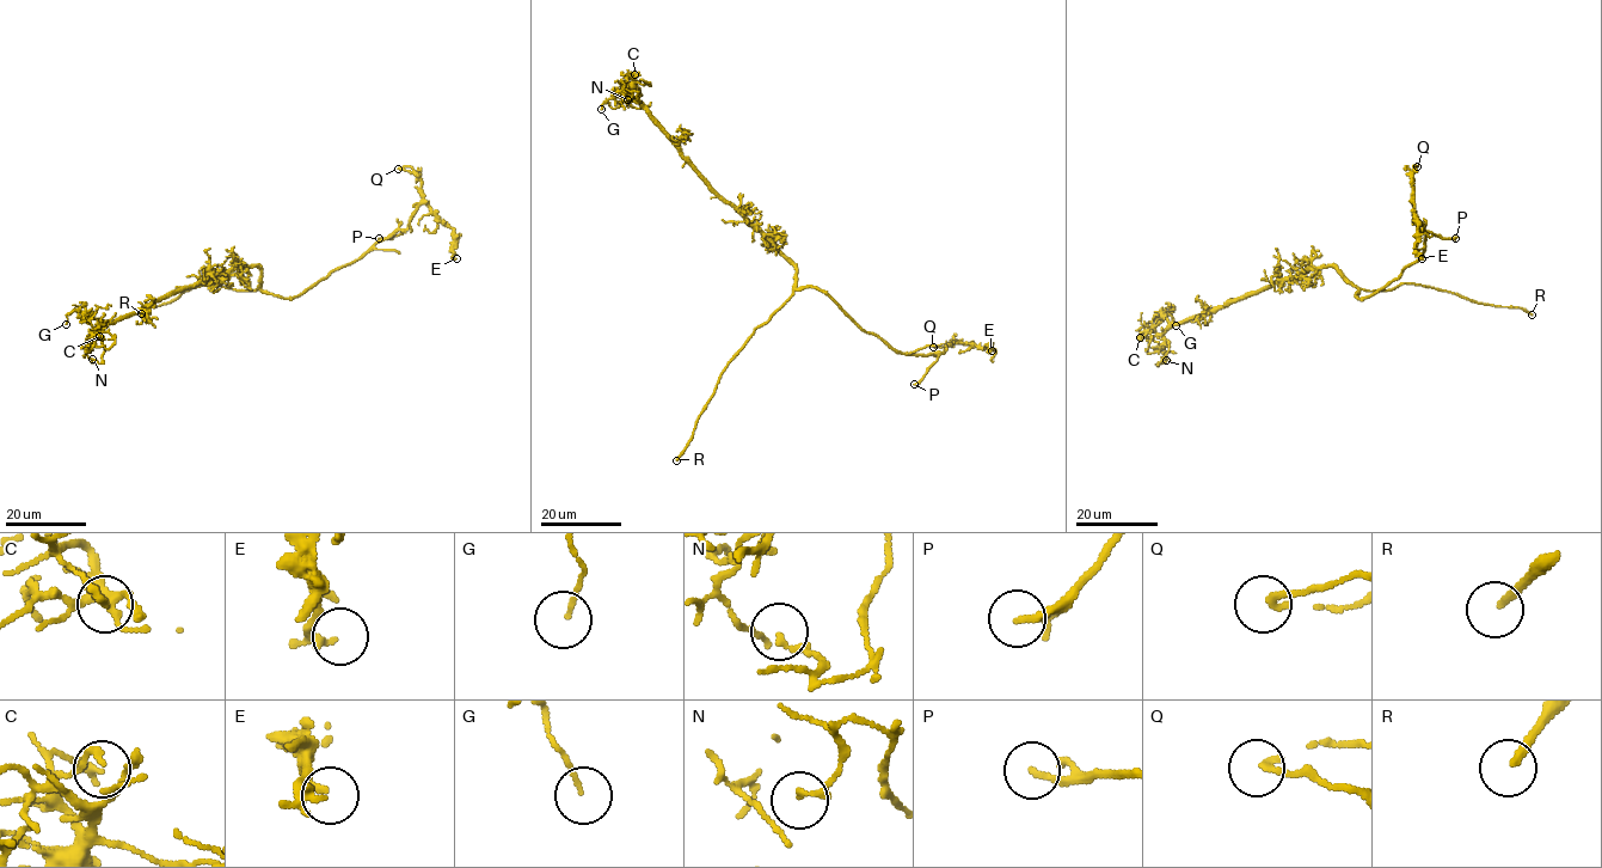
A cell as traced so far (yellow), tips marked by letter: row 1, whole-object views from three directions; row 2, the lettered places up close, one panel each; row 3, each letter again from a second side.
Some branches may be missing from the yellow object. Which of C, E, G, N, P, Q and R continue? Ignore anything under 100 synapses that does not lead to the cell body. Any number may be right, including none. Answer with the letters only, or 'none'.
R

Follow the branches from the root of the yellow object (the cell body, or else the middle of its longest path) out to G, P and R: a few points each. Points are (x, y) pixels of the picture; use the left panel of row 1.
G: (261, 276), (257, 267), (231, 268), (219, 275), (171, 292), (122, 319), (106, 322), (72, 311), (66, 324)
P: (261, 276), (262, 291), (294, 298), (332, 271), (363, 256), (378, 242), (403, 231), (392, 238), (379, 238)
R: (261, 276), (256, 289), (233, 289), (218, 282), (202, 285), (141, 313)

